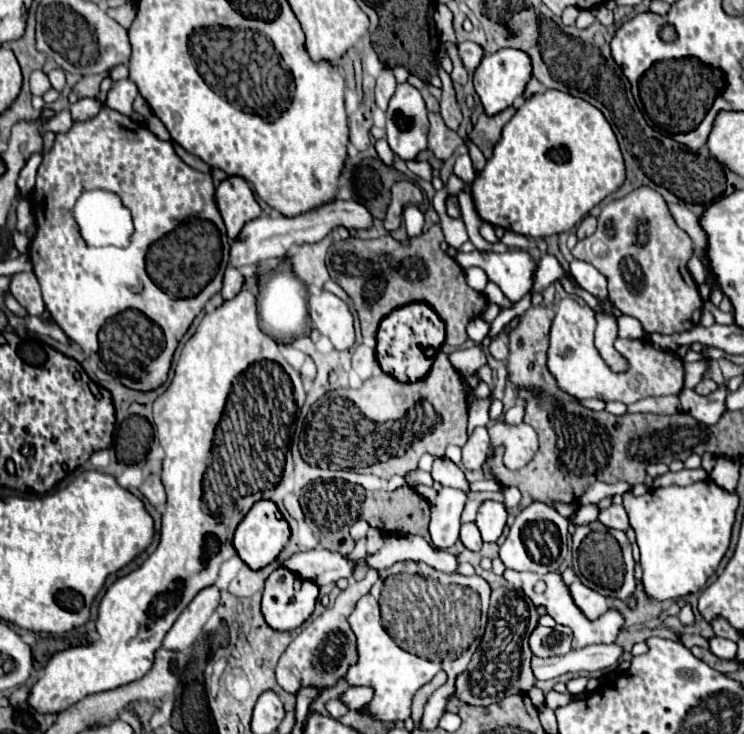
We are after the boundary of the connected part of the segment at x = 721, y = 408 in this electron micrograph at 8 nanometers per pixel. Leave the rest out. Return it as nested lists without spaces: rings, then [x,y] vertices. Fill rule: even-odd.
[[[723,384],[709,396],[699,396],[695,390],[683,388],[679,394],[679,400],[681,400],[683,412],[691,414],[695,420],[703,424],[715,424],[725,412],[725,396],[727,396],[727,388]]]

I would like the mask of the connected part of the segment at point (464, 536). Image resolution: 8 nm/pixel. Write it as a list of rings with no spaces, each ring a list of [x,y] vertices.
[[[471,522],[471,524],[463,524],[461,526],[461,542],[467,550],[471,552],[479,552],[481,546],[483,546],[483,540],[481,540],[481,534],[479,534],[479,528]]]

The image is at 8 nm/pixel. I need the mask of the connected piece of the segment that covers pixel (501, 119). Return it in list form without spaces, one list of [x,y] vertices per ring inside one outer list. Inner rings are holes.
[[[507,108],[503,110],[501,114],[489,118],[487,114],[481,114],[473,132],[469,134],[469,140],[485,154],[485,158],[491,158],[493,156],[493,148],[495,144],[501,140],[501,132],[503,132],[503,126],[509,122],[509,118],[515,114],[515,108]]]

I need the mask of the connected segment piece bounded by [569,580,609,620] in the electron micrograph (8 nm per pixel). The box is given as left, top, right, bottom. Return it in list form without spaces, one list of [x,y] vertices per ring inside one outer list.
[[[575,580],[569,586],[571,598],[575,602],[575,606],[589,618],[589,620],[597,620],[601,614],[605,614],[609,610],[605,598],[593,590],[589,590],[587,586],[583,586],[581,580]]]

